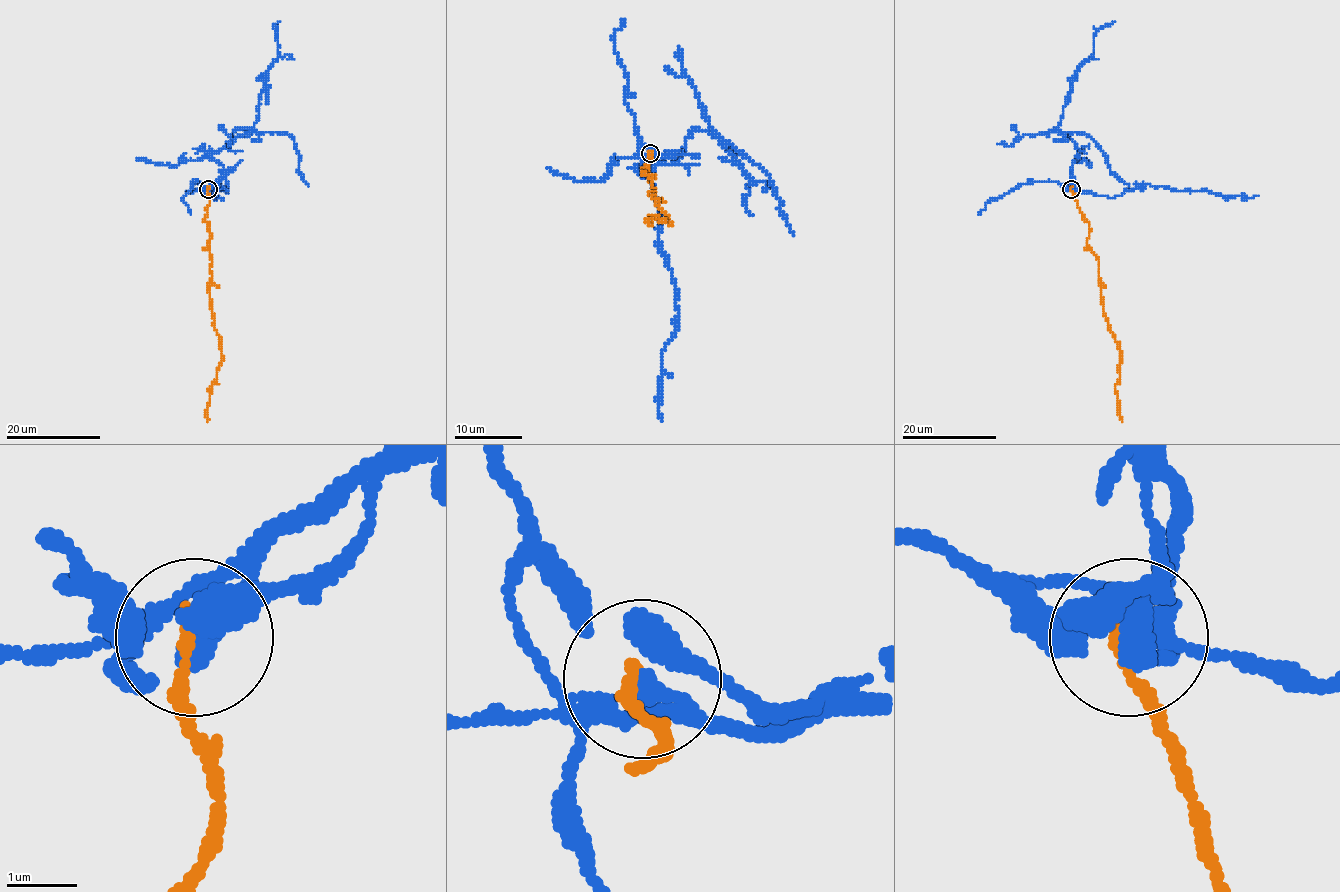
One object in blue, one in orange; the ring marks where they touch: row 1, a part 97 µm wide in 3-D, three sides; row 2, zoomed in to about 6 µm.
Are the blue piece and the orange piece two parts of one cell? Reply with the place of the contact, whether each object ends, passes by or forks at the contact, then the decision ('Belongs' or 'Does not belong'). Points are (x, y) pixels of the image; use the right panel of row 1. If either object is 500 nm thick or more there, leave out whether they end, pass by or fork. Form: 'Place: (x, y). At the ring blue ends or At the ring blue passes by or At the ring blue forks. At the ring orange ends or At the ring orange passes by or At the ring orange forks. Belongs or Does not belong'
Place: (1071, 189). At the ring blue ends. At the ring orange ends. Does not belong

